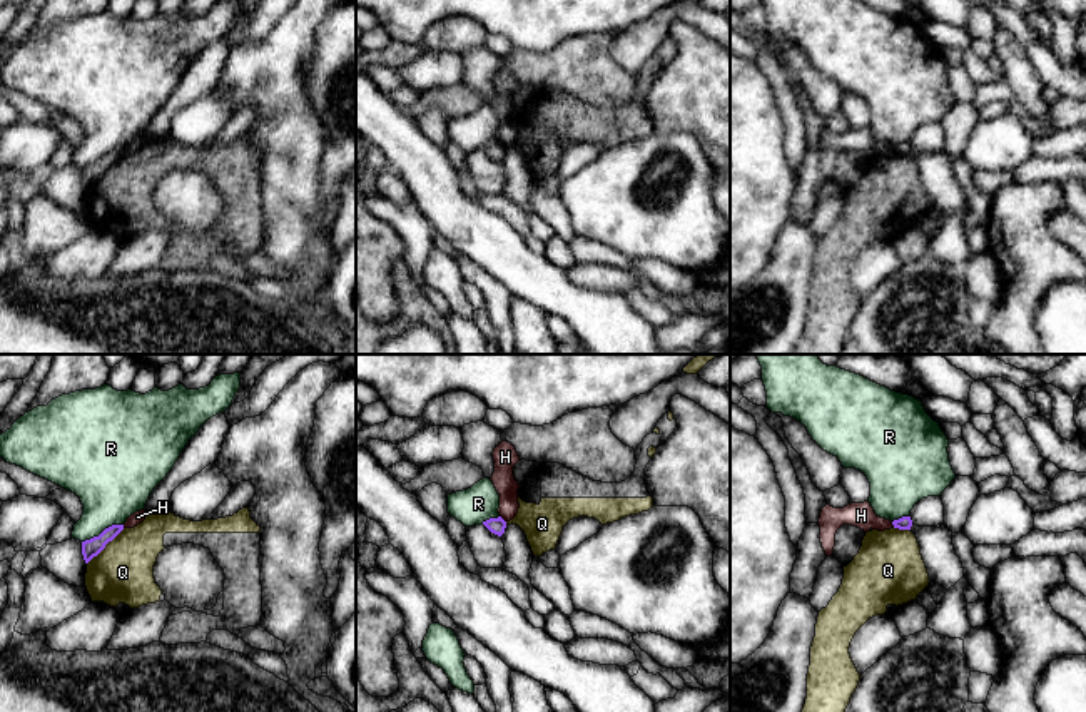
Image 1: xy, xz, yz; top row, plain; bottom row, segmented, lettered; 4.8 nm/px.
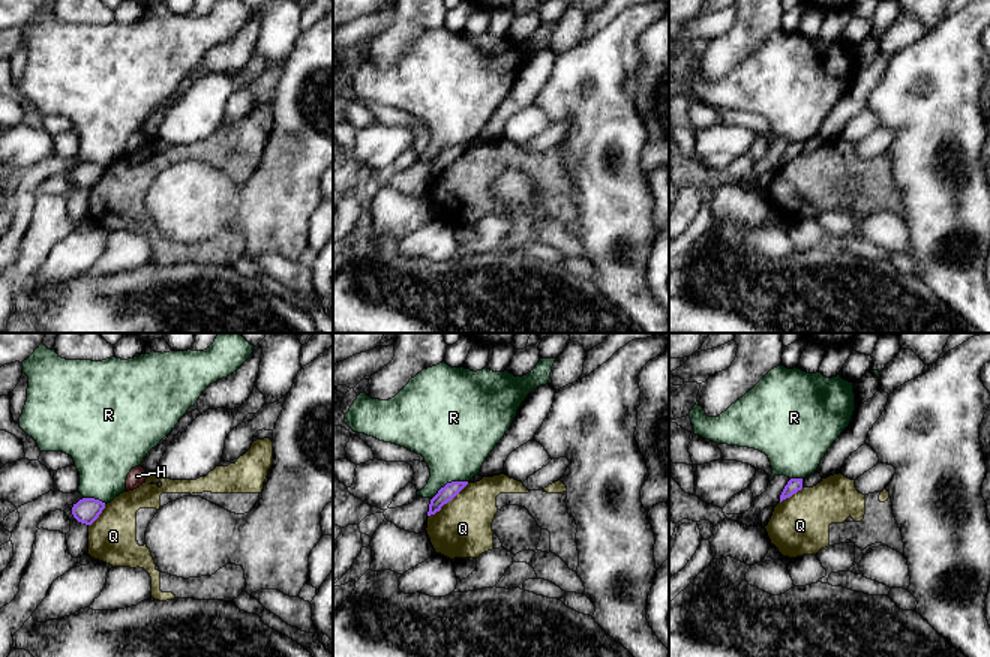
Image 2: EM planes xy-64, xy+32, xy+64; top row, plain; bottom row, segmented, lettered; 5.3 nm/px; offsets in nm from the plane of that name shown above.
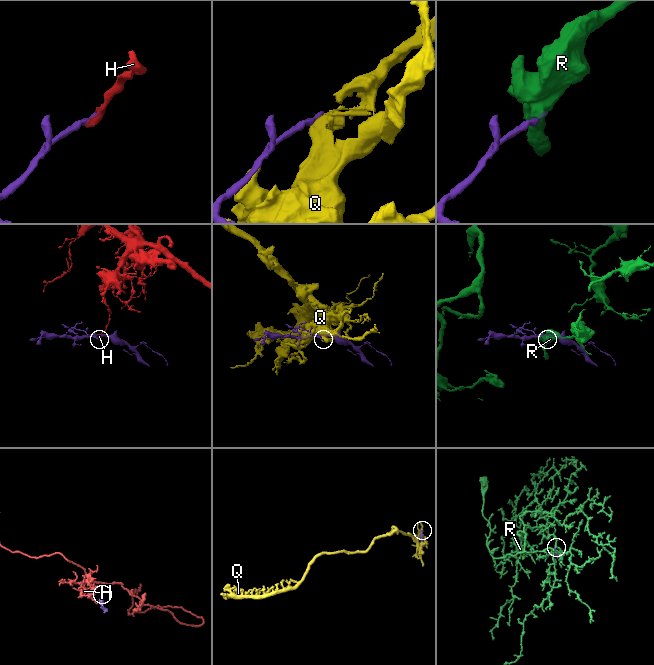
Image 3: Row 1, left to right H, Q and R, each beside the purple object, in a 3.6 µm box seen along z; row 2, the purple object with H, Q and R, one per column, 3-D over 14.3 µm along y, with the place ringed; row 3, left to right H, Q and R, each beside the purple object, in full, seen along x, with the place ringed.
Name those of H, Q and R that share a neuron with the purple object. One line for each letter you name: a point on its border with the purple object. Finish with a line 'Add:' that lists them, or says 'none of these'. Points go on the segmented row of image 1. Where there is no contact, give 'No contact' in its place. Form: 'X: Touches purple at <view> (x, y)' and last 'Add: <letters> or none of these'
Add: none of these

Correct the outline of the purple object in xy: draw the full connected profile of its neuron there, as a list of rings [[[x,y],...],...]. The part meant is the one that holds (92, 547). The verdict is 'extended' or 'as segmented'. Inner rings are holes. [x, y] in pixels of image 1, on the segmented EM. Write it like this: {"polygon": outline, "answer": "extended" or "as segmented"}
{"polygon": [[[112,525],[105,528],[99,537],[82,542],[82,555],[85,563],[97,557],[105,548],[105,545],[112,542],[122,530],[124,525]]], "answer": "as segmented"}

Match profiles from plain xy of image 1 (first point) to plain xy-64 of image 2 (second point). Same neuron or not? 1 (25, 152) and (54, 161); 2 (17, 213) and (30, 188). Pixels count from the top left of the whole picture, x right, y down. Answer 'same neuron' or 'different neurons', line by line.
1: different neurons
2: same neuron

